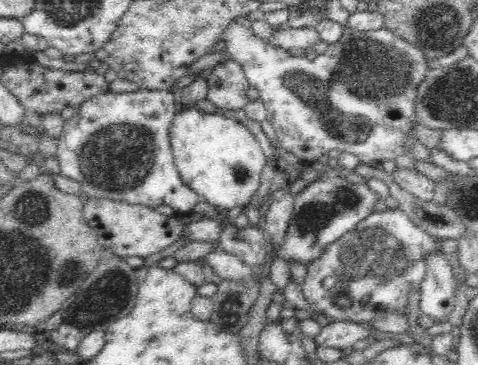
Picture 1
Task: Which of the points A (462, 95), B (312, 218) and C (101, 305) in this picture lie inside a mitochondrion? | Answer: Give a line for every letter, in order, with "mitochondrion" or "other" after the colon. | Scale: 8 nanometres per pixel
A: mitochondrion
B: mitochondrion
C: mitochondrion

